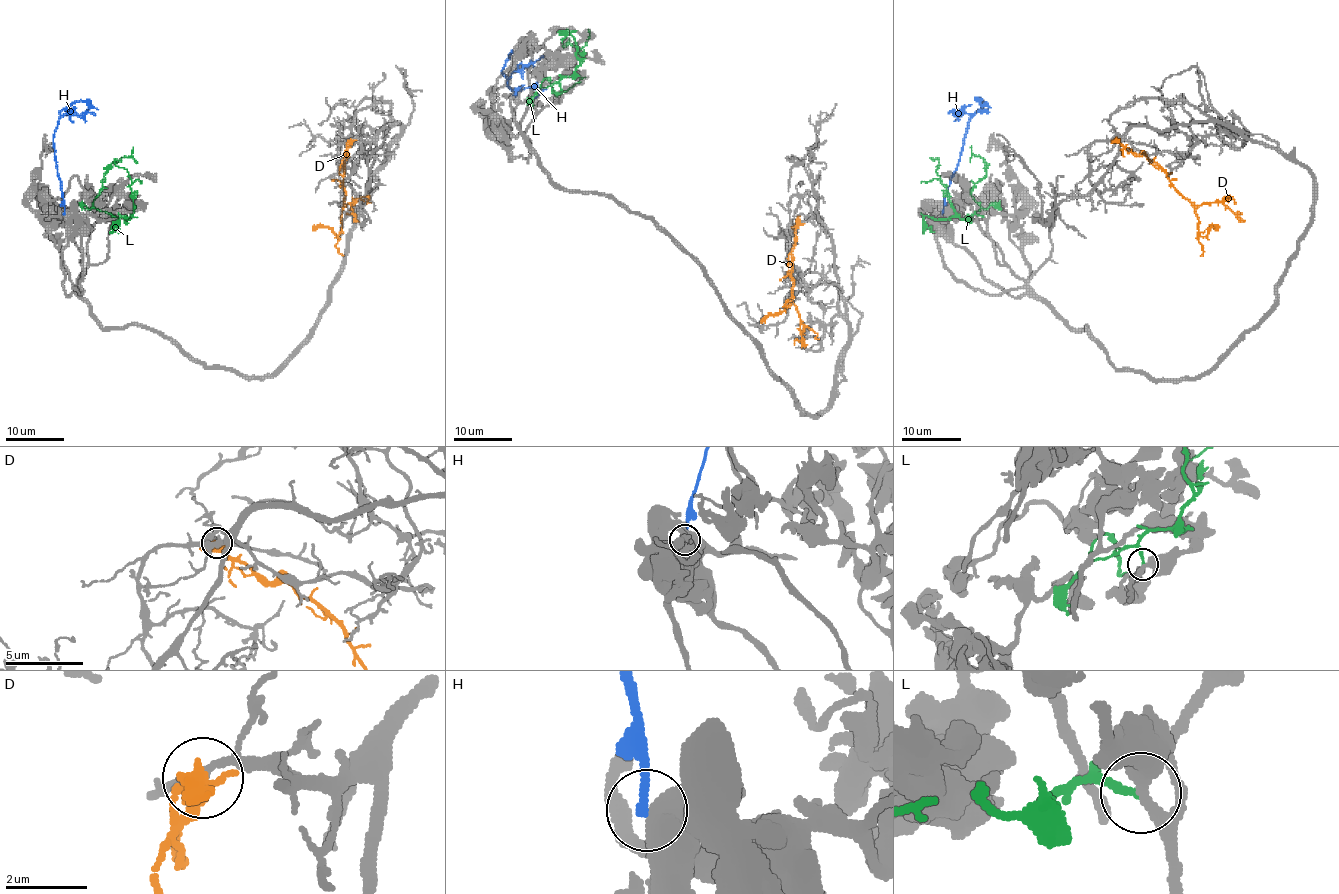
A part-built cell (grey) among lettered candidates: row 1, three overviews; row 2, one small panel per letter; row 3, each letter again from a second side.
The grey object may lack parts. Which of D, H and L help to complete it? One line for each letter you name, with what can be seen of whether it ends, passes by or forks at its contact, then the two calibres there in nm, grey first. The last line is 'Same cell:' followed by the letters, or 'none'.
Same cell: none

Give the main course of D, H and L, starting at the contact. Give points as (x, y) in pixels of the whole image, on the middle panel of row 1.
D: (798, 222), (791, 252), (792, 295), (785, 308), (769, 314), (760, 323)
H: (512, 50), (502, 73), (512, 89), (537, 87), (534, 98)
L: (560, 89), (559, 82), (574, 73), (581, 63), (575, 44), (562, 47), (569, 38)

